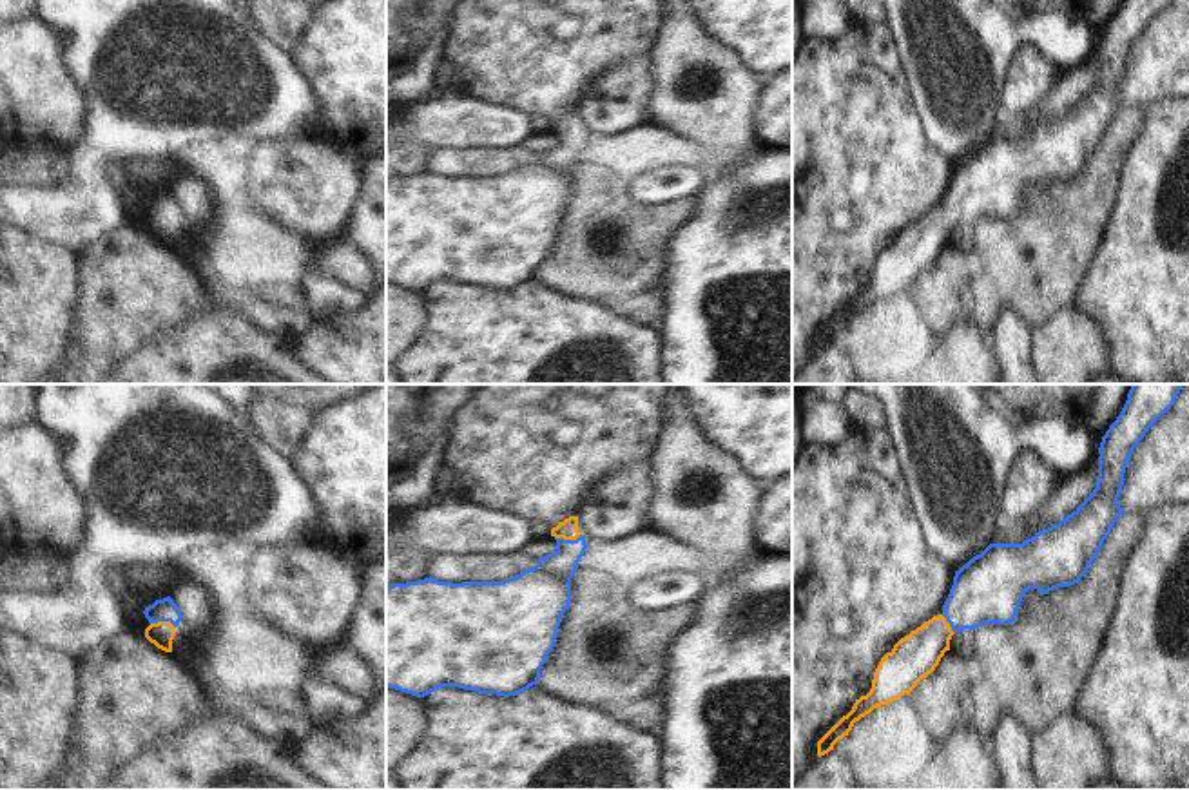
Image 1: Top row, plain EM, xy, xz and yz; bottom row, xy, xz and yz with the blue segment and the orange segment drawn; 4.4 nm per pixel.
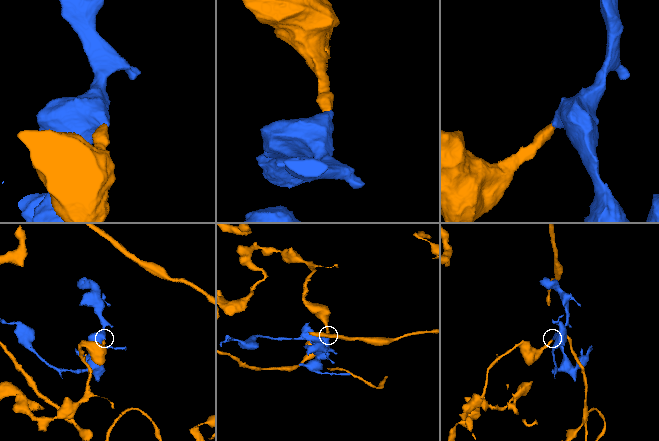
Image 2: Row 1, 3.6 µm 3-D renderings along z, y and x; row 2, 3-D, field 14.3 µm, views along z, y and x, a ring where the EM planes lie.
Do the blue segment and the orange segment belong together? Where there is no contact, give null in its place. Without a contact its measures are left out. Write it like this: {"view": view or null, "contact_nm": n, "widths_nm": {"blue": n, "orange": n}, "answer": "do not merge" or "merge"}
{"view": "xz", "contact_nm": 120, "widths_nm": {"blue": 240, "orange": 90}, "answer": "merge"}

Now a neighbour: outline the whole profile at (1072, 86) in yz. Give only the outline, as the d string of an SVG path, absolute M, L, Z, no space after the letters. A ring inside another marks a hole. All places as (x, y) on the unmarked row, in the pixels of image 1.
M1097 43L1093 54L1078 69L1060 74L1048 98L1037 109L1022 116L999 116L991 138L1022 138L1077 105L1097 82L1098 51Z

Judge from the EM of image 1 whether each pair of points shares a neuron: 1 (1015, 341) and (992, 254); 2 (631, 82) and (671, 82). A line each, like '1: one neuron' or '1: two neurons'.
1: two neurons
2: two neurons

